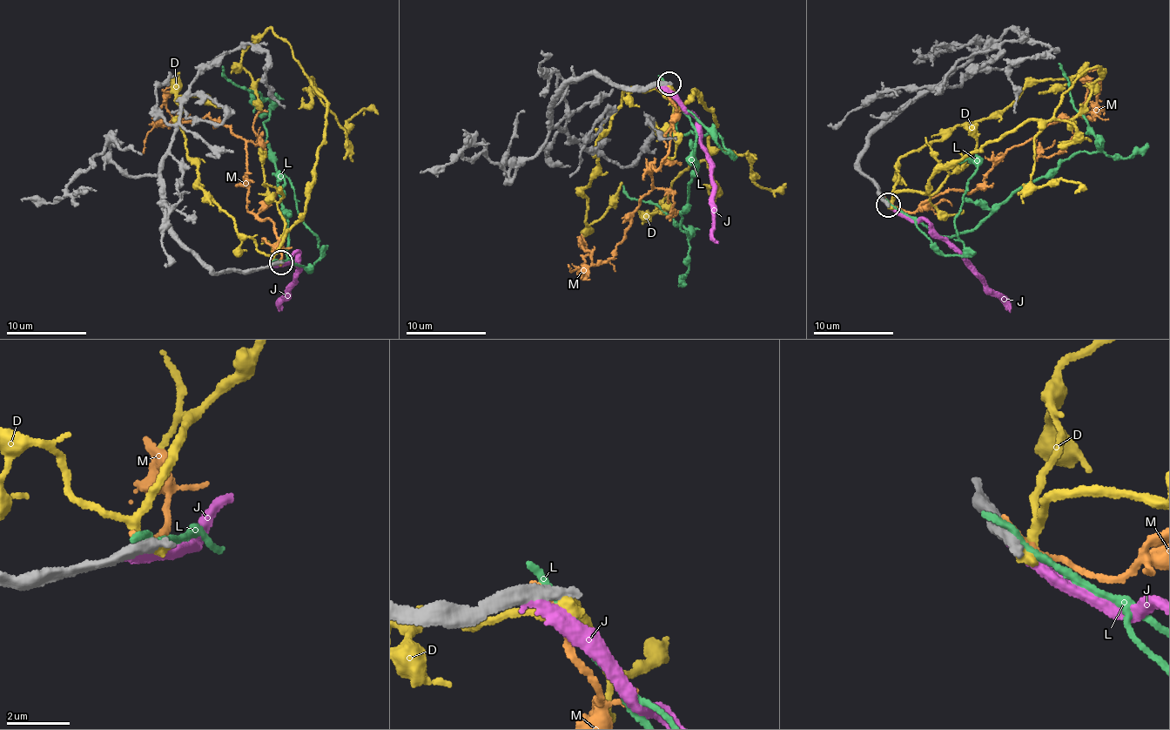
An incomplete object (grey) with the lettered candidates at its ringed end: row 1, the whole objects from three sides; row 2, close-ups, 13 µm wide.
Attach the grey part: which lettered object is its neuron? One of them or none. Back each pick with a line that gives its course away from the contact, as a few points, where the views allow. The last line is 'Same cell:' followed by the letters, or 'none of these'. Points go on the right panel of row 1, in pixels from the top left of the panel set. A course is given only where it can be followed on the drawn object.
Same cell: none of these

